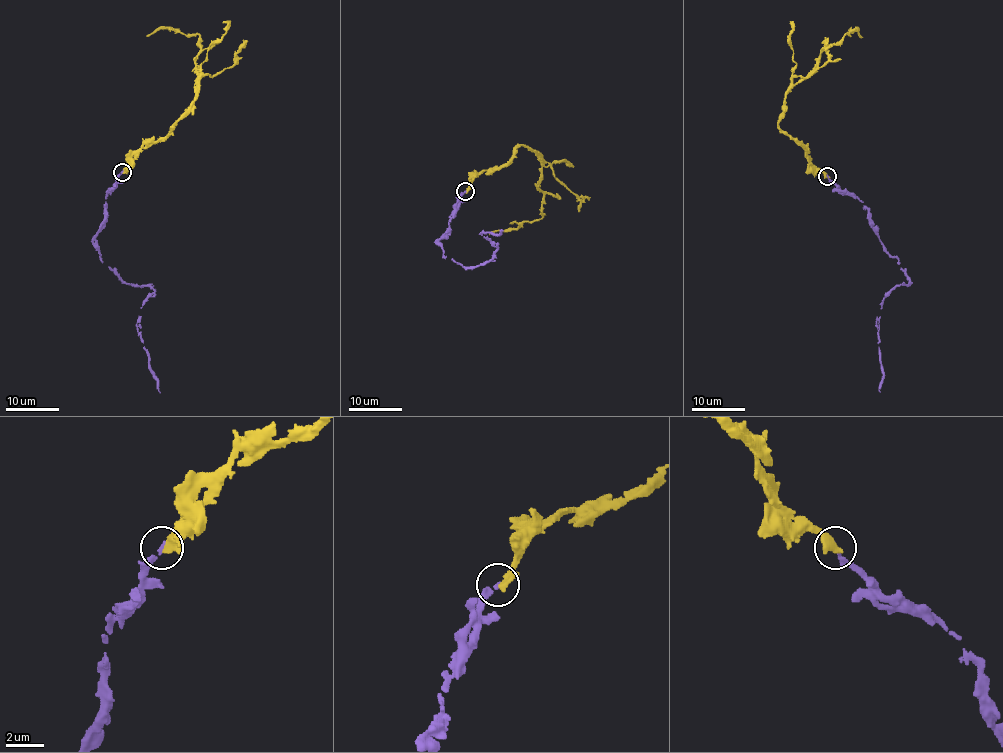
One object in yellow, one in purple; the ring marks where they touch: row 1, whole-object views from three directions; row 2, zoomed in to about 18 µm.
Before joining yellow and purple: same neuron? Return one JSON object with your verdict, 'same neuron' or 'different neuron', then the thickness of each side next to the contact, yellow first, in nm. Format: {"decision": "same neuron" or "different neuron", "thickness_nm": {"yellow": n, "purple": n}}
{"decision": "same neuron", "thickness_nm": {"yellow": 400, "purple": 170}}

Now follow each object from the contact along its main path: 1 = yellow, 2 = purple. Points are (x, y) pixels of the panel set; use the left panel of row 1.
1: (123, 171), (144, 144), (159, 142), (176, 123), (194, 99), (198, 81), (199, 36), (174, 28), (146, 35)
2: (121, 171), (105, 199), (96, 243), (121, 279), (154, 290), (136, 328), (160, 393)

